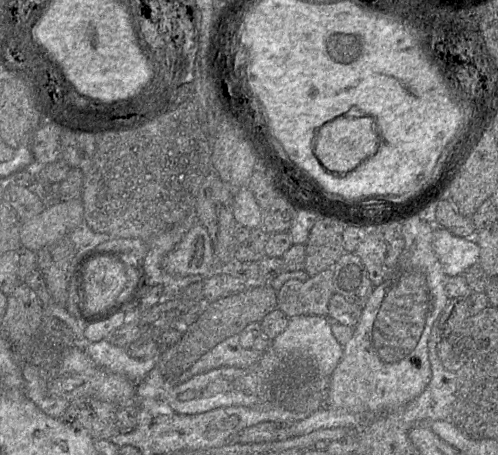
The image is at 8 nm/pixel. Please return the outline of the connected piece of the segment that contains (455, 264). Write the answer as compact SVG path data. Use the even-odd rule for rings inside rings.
M434 227L432 246L447 276L461 275L479 262L480 249L473 237L459 237L443 227Z

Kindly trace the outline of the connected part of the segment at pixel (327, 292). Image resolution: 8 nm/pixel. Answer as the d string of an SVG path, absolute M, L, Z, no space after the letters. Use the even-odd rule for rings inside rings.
M329 267L307 280L286 281L277 290L277 308L288 318L298 315L327 316L333 294L333 267Z

